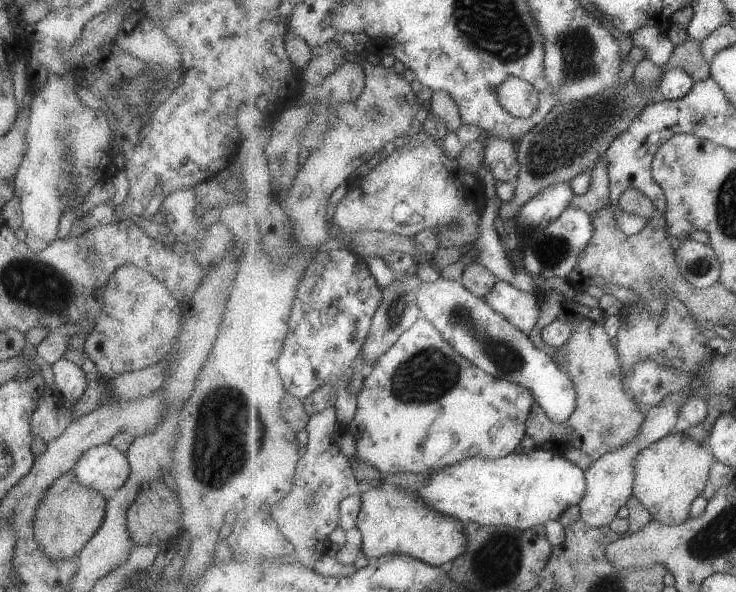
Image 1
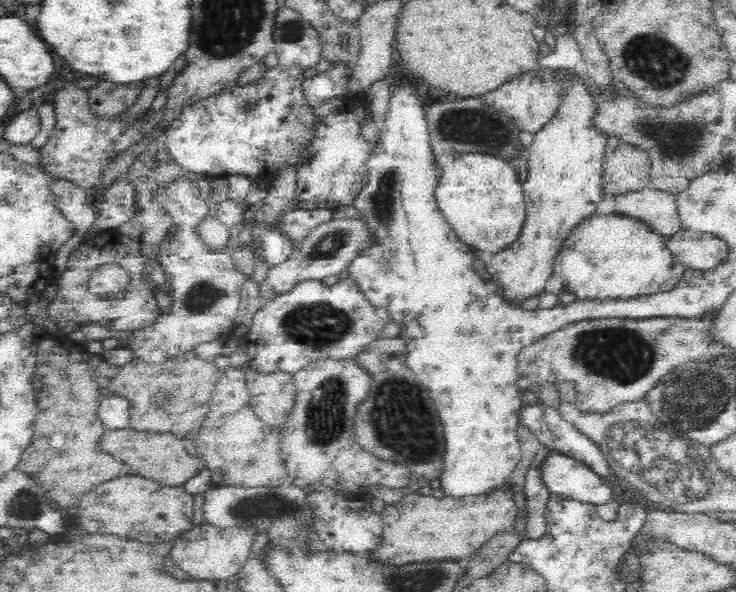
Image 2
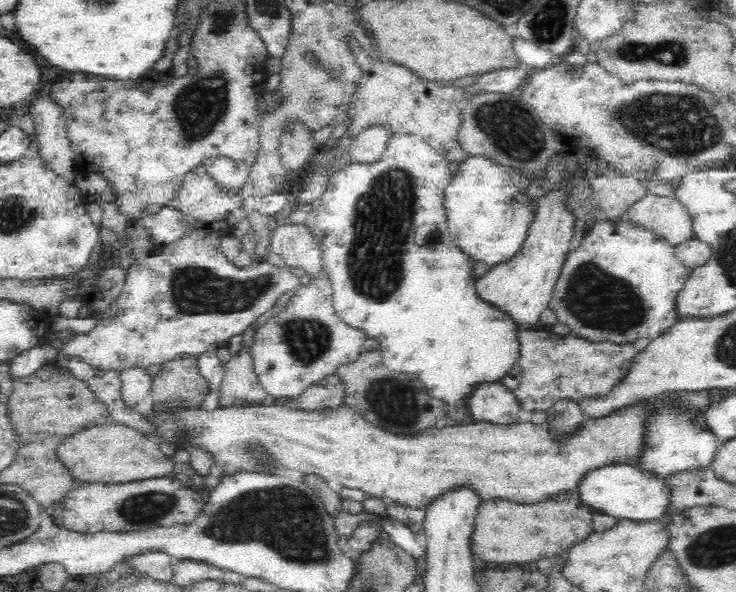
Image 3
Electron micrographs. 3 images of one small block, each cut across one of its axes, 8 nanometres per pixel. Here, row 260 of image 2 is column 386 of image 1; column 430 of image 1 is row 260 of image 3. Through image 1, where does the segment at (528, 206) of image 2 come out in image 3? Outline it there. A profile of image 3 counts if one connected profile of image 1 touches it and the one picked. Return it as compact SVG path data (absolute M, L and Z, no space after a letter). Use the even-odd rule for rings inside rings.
M571 174L570 179L568 179L568 177L564 177L561 181L556 181L555 183L552 183L552 186L548 188L548 192L546 192L546 194L541 194L538 197L538 199L535 200L535 209L533 209L533 219L530 223L529 229L527 230L527 237L525 238L521 249L514 256L512 256L512 258L509 258L508 261L501 262L497 265L492 265L491 268L483 276L477 278L475 288L476 291L479 292L480 298L485 300L485 302L495 304L495 306L498 306L502 311L507 312L507 314L511 316L511 318L515 320L515 322L519 324L522 328L534 326L534 324L536 324L540 320L542 312L544 312L546 308L549 308L549 303L553 296L555 284L558 280L558 275L561 271L561 266L564 264L564 259L566 258L566 255L569 253L569 251L574 246L574 243L576 242L576 215L574 215L574 209L570 207L570 201L568 201L570 200L570 192L572 192L572 188L576 188L576 186L574 186L574 184L572 184L571 182Z

